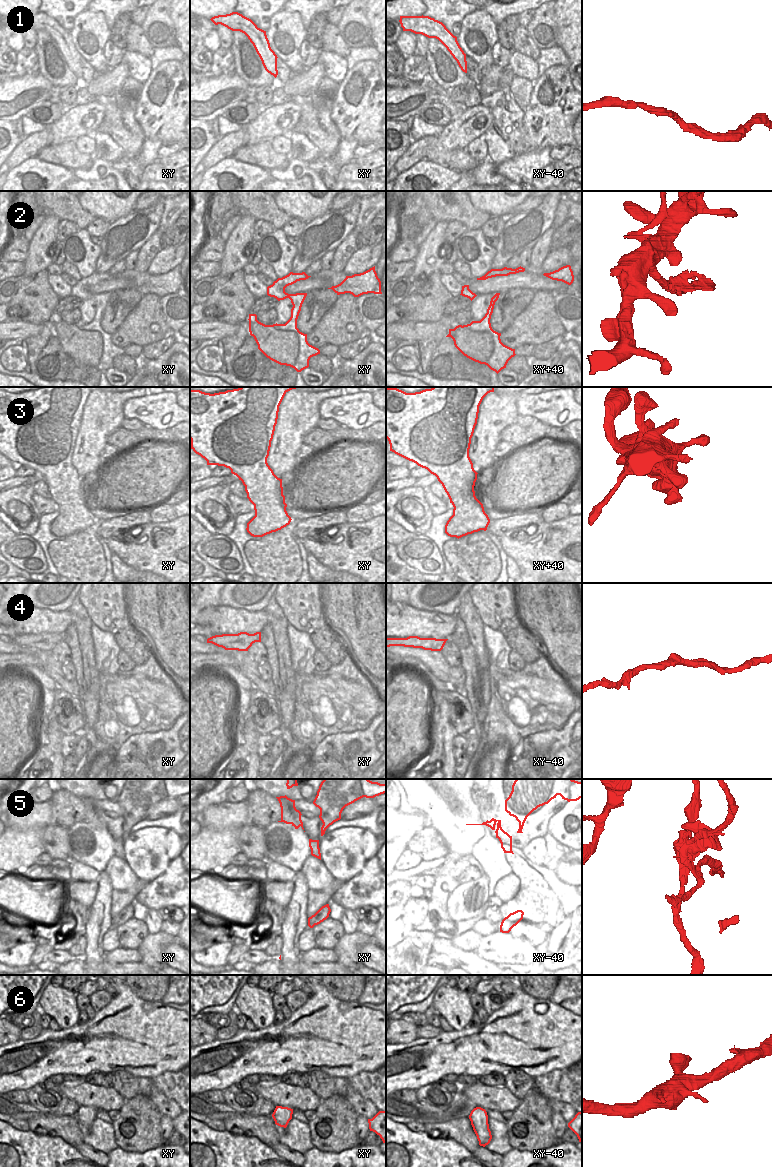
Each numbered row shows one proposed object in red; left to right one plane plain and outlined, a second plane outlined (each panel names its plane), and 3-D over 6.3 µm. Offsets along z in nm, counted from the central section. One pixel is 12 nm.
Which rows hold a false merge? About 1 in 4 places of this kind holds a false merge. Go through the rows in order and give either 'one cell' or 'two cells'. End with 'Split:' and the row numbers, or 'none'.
1: one cell
2: two cells
3: one cell
4: one cell
5: two cells
6: one cell
Split: 2, 5

